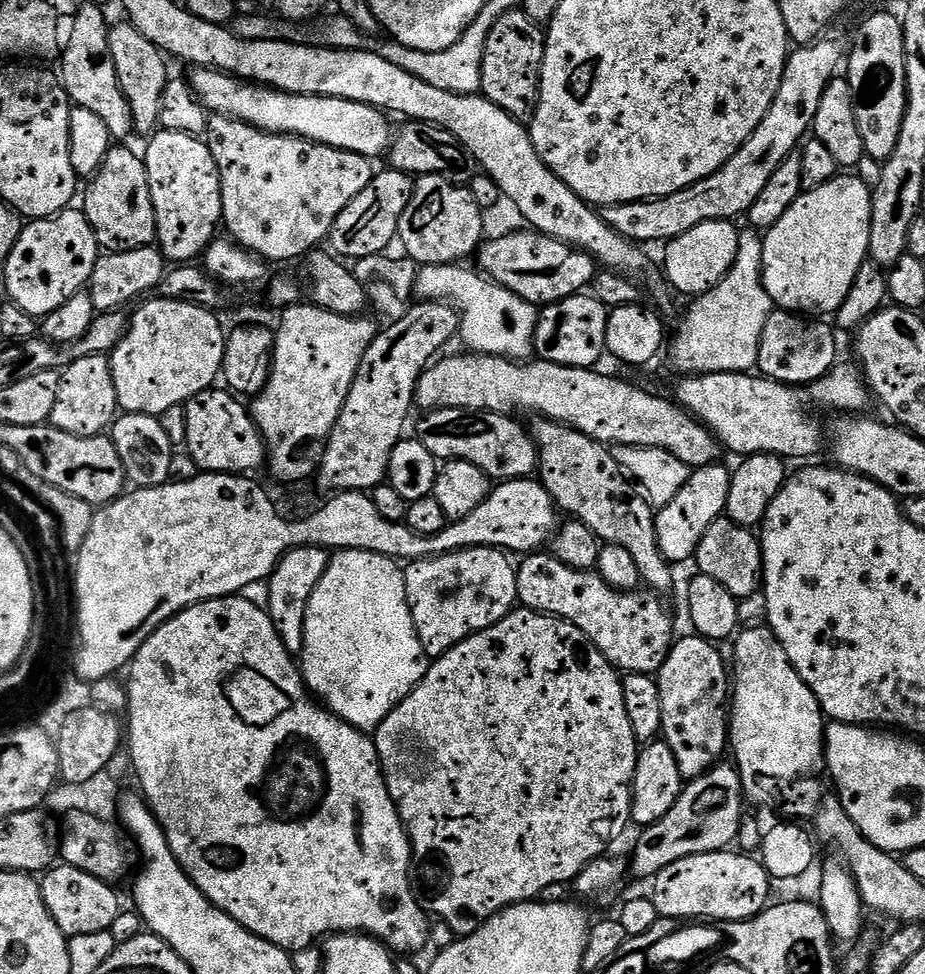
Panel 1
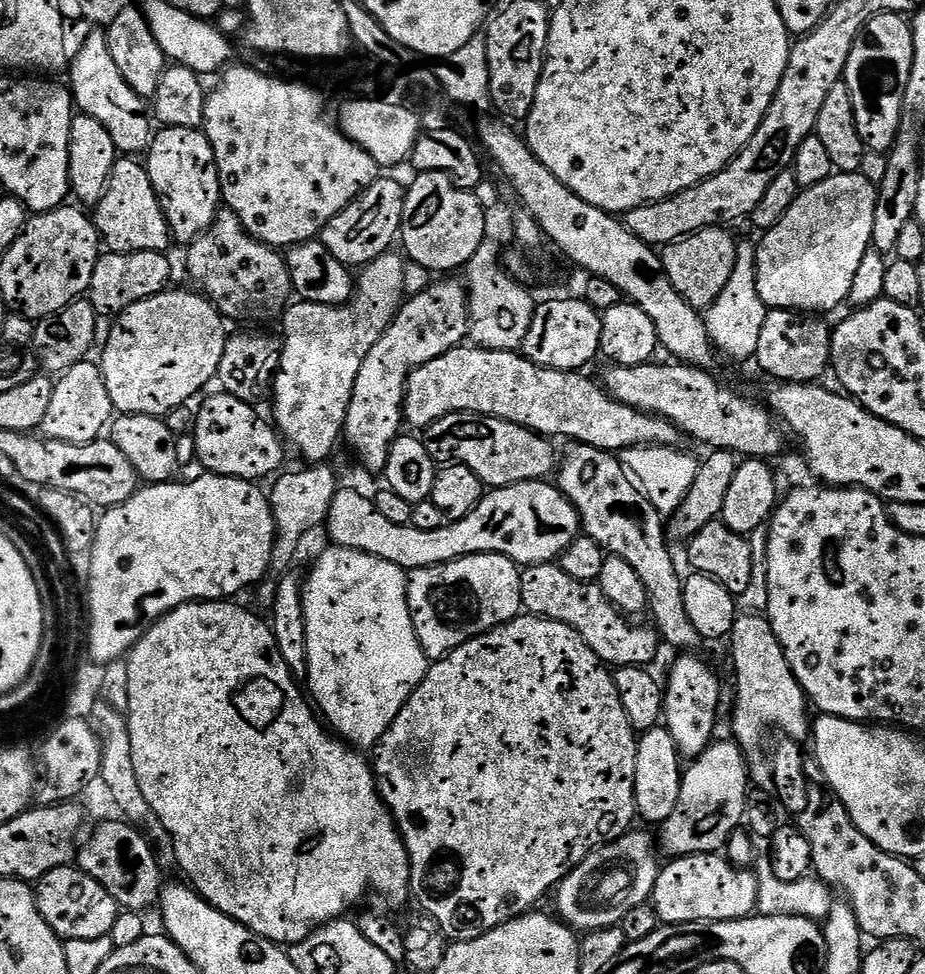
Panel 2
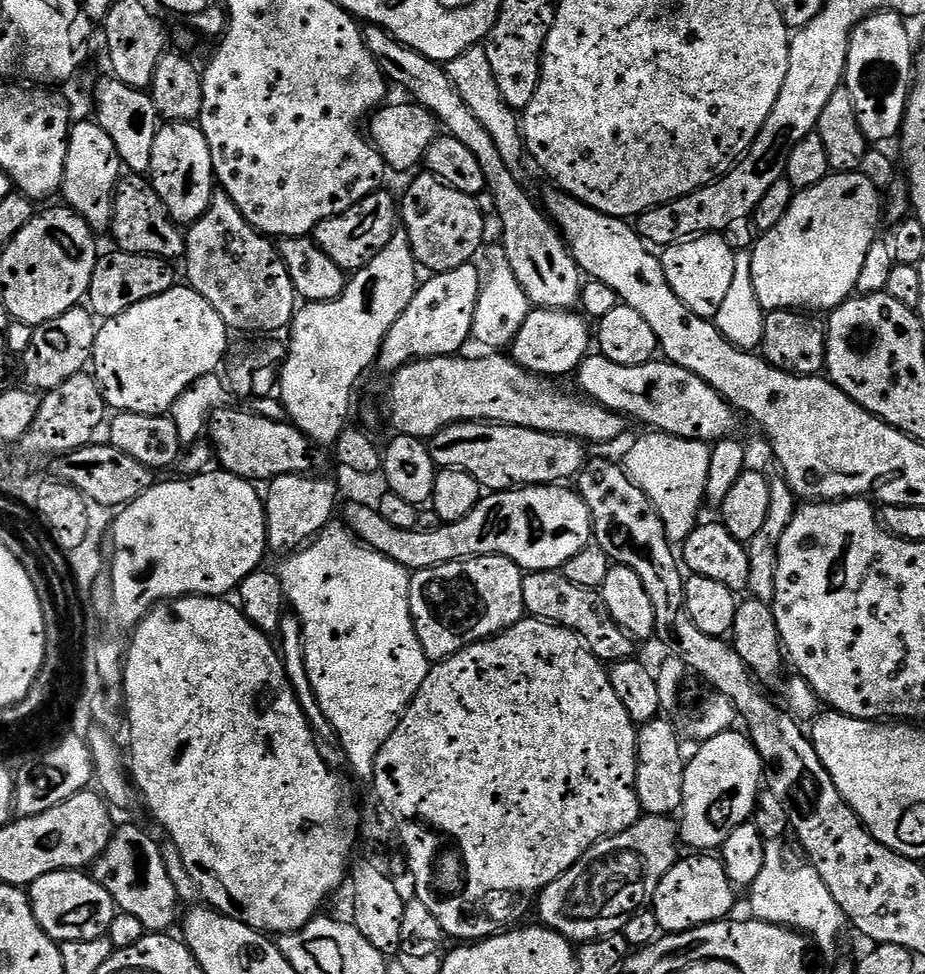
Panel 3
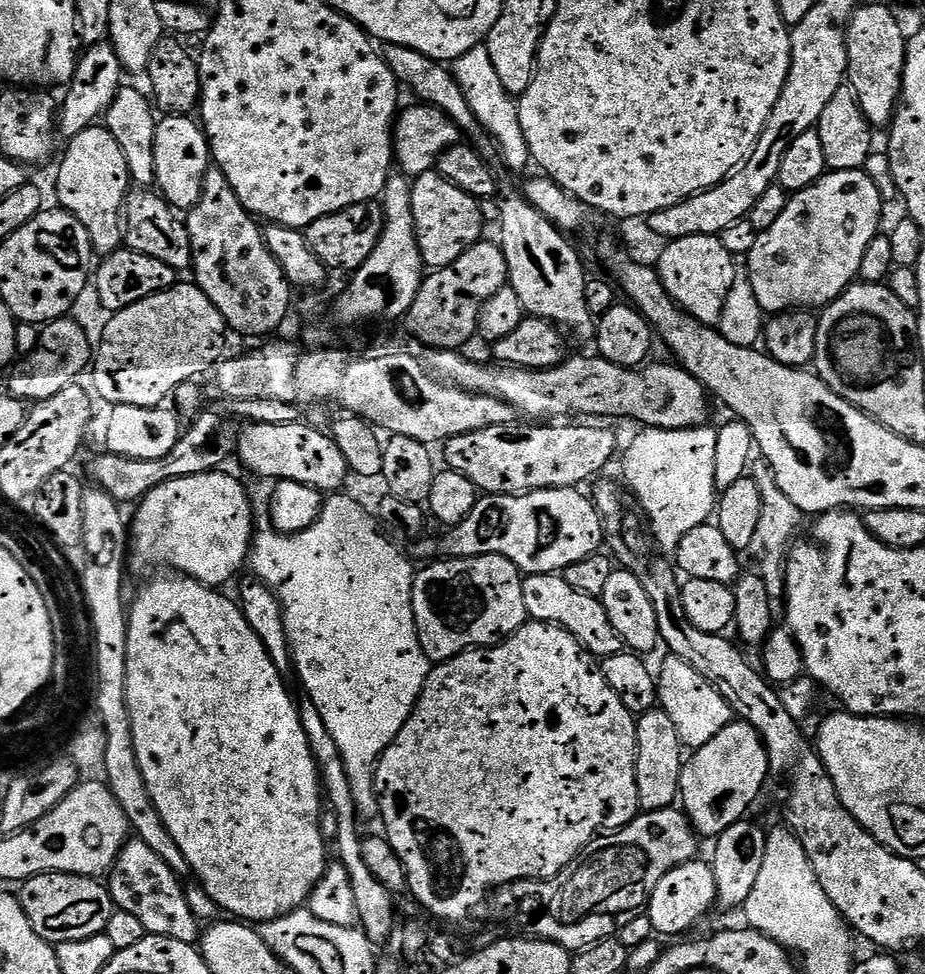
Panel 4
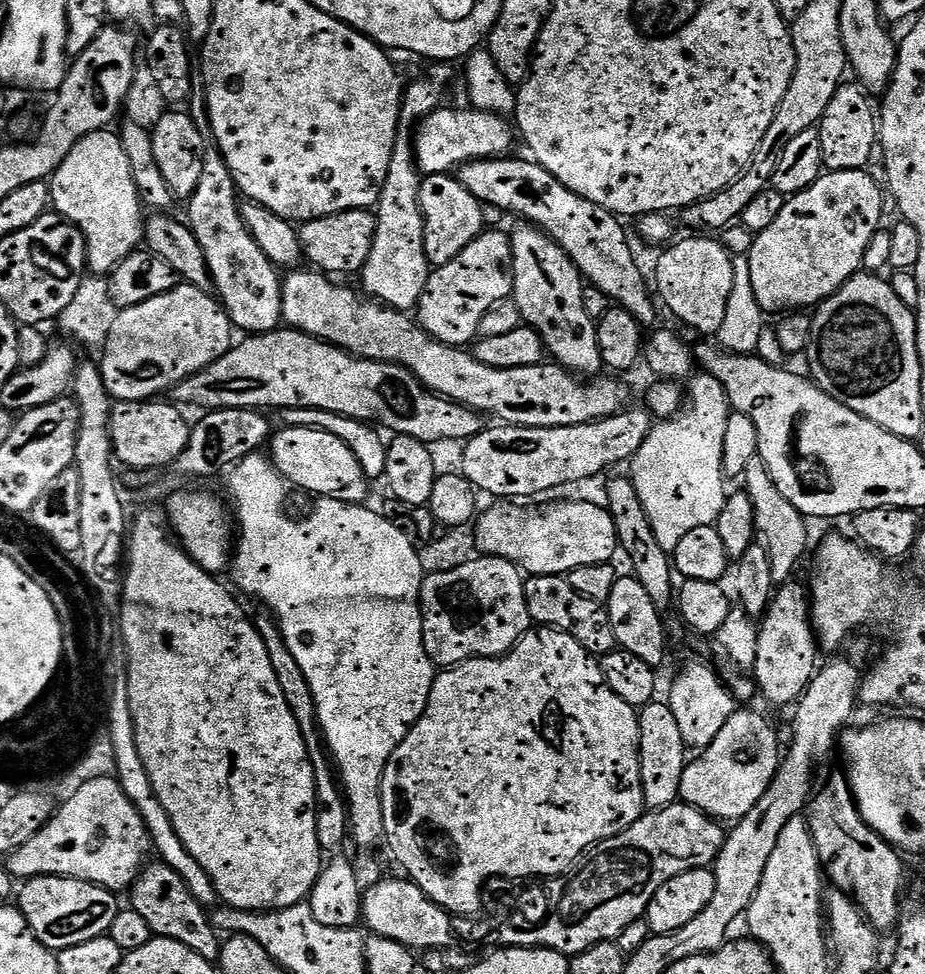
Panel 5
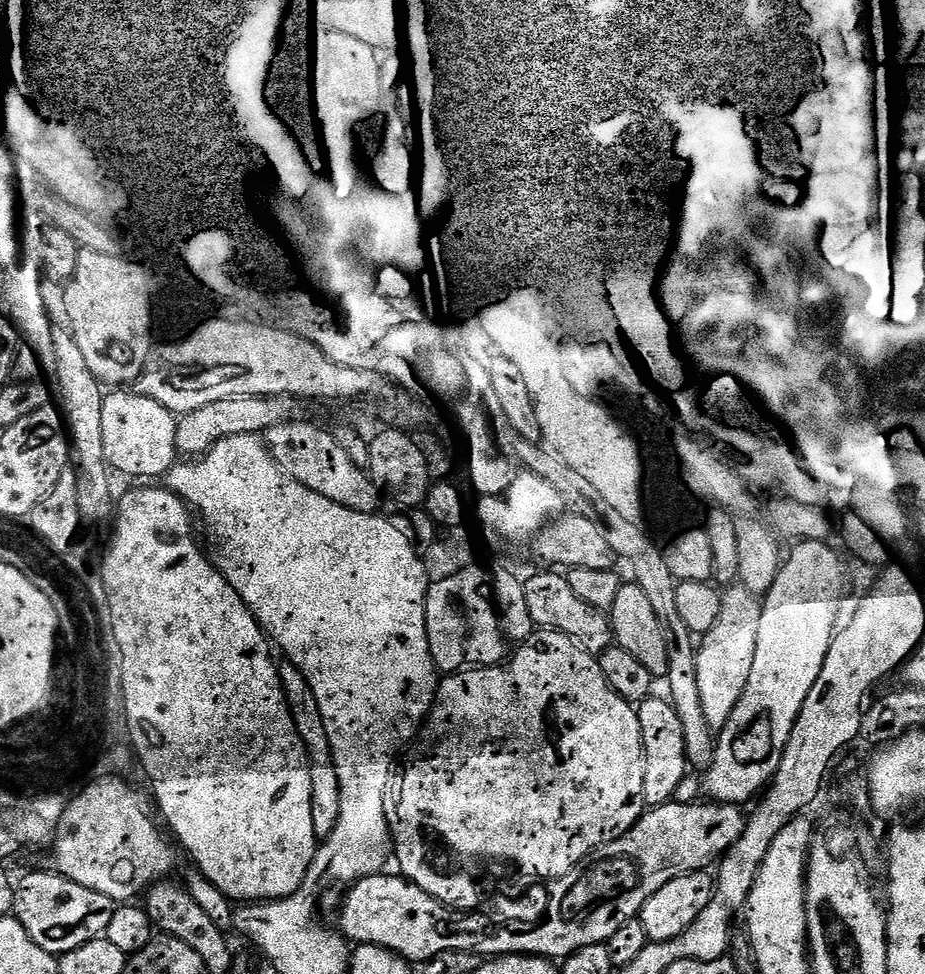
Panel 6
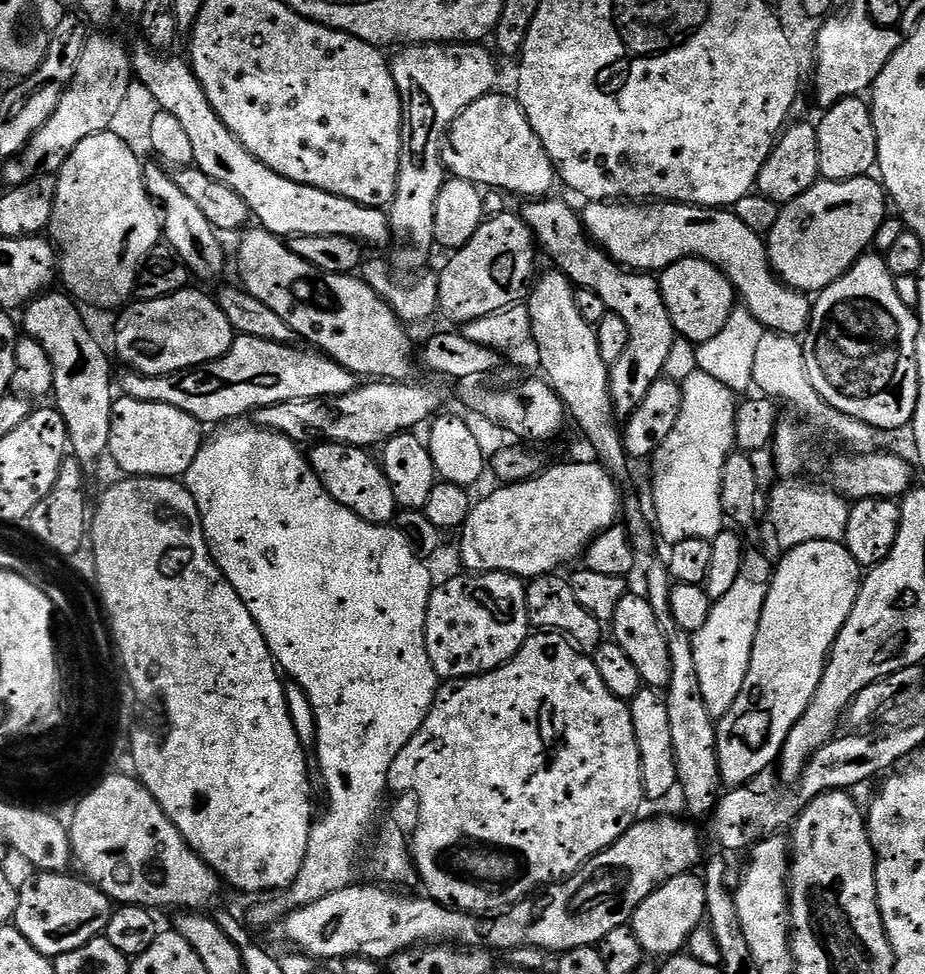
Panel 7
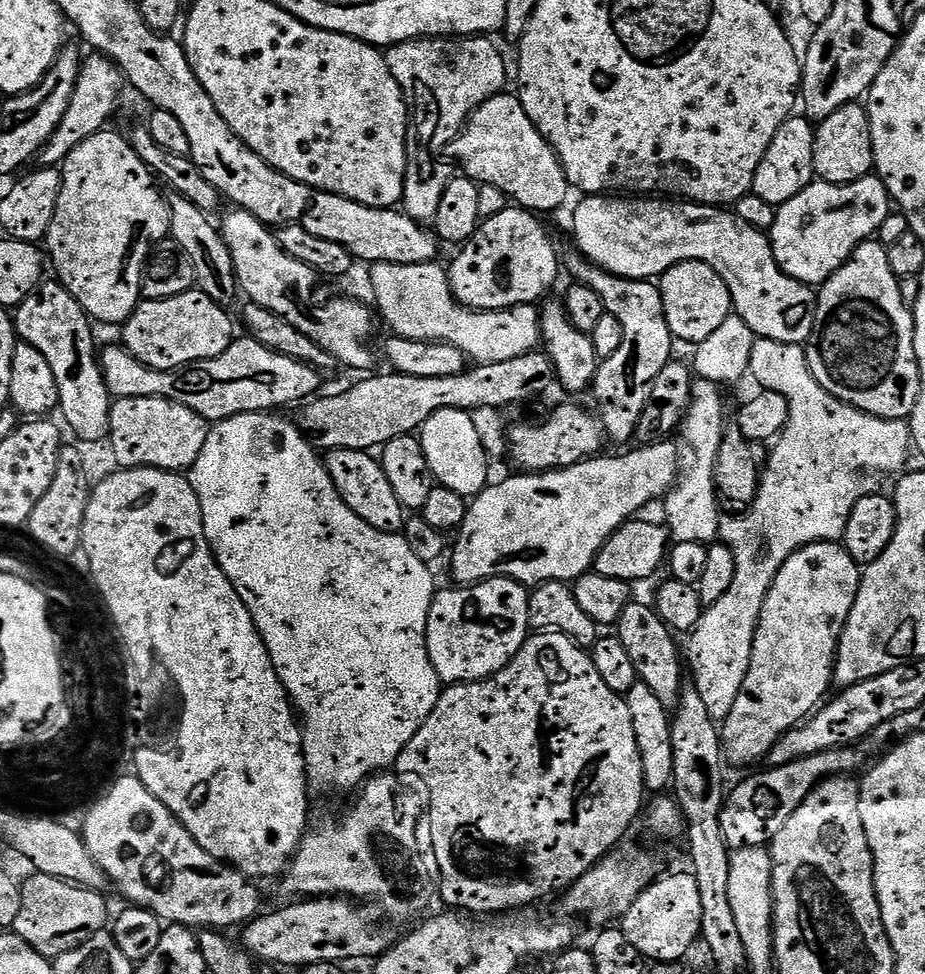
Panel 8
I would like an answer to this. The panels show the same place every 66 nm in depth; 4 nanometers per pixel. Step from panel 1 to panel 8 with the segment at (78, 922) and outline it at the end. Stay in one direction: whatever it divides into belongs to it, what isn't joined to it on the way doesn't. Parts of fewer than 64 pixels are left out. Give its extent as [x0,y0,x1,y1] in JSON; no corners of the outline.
[14,872,110,958]

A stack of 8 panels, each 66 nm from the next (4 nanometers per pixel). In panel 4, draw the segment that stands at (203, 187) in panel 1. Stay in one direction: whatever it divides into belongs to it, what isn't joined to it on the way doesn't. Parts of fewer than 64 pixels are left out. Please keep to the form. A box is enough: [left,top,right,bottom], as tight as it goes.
[154,115,210,210]

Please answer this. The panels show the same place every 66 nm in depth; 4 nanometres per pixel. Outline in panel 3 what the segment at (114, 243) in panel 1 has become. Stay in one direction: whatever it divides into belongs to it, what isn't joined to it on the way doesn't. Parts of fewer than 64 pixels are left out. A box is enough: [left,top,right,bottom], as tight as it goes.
[110,174,185,261]

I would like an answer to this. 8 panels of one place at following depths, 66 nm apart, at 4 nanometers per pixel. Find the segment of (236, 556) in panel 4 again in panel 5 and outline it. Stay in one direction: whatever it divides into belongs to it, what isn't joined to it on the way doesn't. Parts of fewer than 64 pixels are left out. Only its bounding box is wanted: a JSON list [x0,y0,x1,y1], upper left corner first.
[166,492,234,574]

